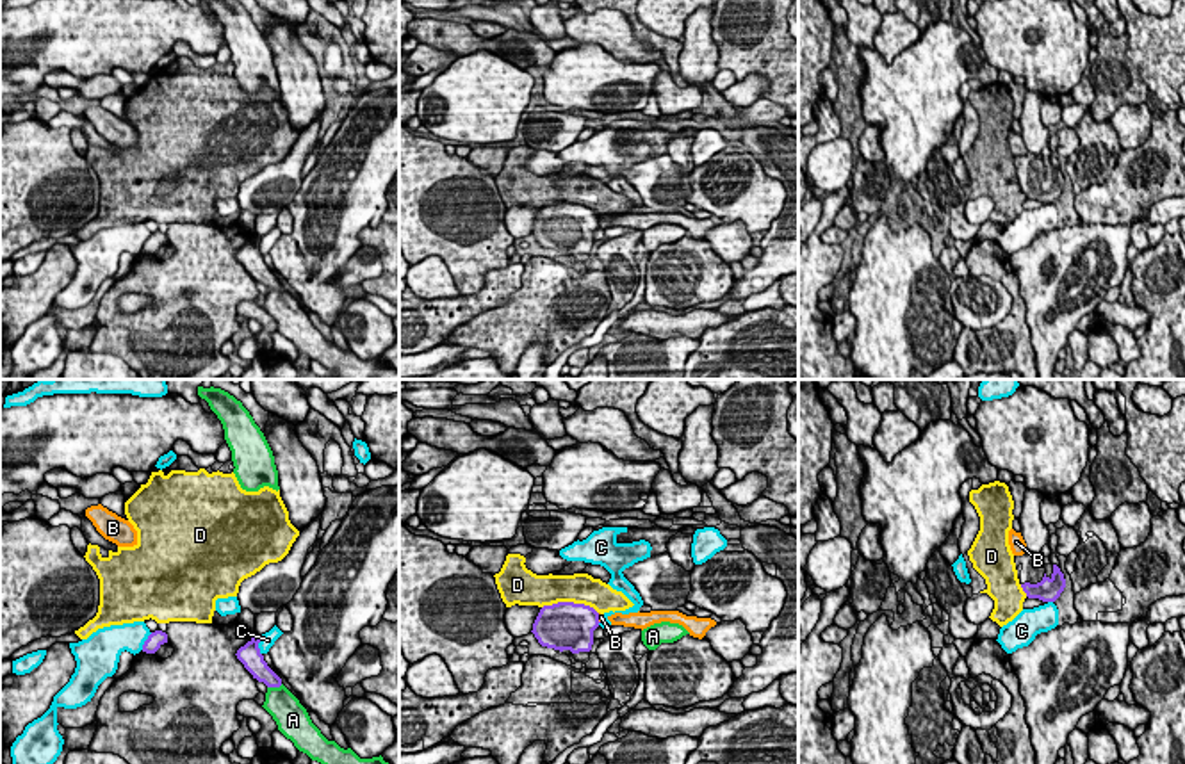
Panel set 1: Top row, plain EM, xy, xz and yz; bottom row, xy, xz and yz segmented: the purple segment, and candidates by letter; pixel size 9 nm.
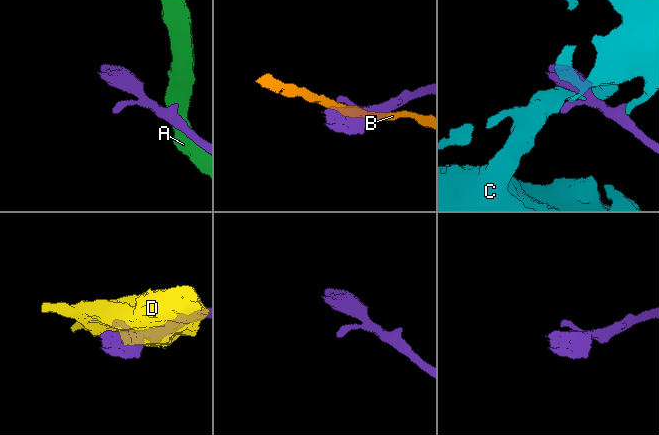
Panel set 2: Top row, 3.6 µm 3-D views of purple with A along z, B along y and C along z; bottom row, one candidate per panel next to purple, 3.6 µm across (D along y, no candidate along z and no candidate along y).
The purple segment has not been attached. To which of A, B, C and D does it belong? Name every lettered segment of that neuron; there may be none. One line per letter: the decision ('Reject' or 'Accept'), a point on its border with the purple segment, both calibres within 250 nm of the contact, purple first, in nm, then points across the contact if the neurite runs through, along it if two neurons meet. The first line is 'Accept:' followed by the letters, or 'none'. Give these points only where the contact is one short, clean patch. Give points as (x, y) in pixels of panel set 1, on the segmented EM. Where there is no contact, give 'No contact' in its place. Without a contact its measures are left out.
Accept: none
A: Reject. Touches purple at xy (275, 686). Thickness 180 nm (purple) against 280 nm
B: Reject. Touches purple at xz (597, 618). Thickness 420 nm (purple) against 50 nm. Boundary: xz (597, 613), (599, 622)
C: Reject. Touches purple at xy (257, 645). Thickness 200 nm (purple) against 130 nm
D: Reject. Touches purple at xz (571, 602). Thickness 440 nm (purple) against 280 nm

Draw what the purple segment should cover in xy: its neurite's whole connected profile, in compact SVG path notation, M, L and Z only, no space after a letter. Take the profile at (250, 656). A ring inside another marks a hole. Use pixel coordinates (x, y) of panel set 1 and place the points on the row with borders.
M255 634L244 646L237 650L235 655L244 664L244 668L253 675L253 679L264 682L267 687L280 687L282 679L264 661L258 643L260 636Z

